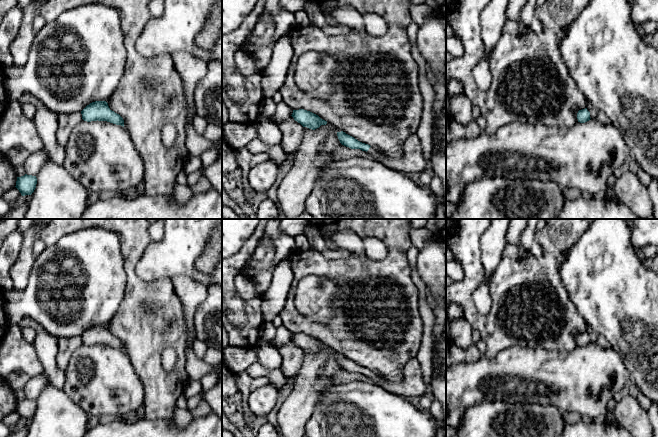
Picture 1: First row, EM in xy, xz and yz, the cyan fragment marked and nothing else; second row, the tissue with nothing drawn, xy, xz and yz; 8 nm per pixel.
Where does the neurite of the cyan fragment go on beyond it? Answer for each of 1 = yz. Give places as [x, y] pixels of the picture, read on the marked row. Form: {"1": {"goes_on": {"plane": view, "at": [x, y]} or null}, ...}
{"1": {"goes_on": null}}

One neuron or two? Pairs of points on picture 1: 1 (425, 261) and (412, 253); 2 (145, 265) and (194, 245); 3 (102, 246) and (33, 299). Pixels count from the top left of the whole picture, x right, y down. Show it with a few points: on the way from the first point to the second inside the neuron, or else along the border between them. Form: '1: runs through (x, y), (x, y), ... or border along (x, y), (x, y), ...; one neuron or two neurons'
1: border along (418, 250), (417, 272), (422, 279); two neurons
2: runs through (157, 262), (172, 256), (182, 246); one neuron
3: runs through (82, 266), (64, 284), (41, 284); one neuron

